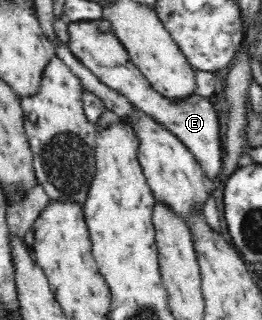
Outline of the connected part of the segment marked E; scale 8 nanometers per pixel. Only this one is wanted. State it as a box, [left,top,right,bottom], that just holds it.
[68,19,222,181]

